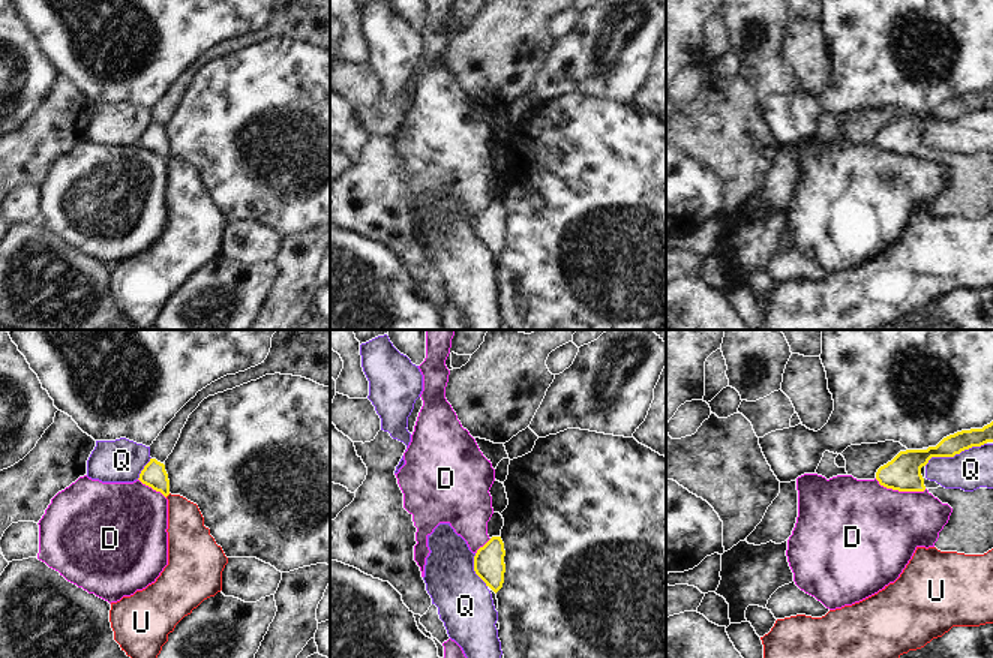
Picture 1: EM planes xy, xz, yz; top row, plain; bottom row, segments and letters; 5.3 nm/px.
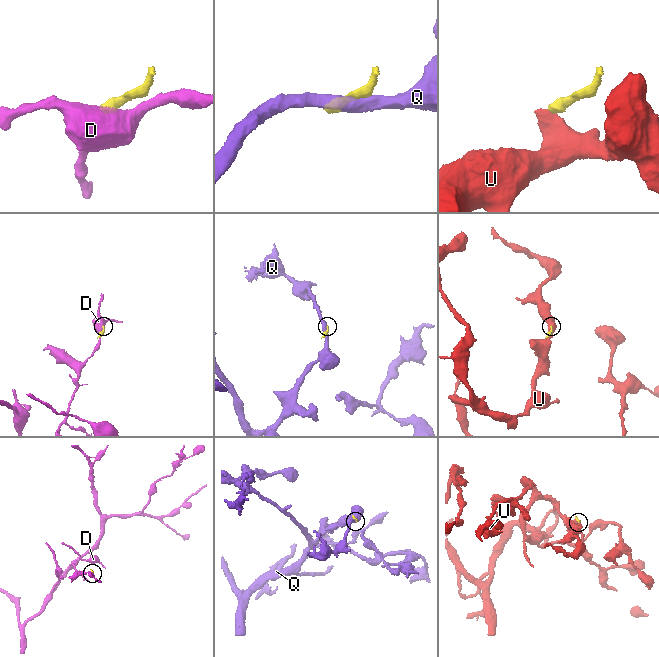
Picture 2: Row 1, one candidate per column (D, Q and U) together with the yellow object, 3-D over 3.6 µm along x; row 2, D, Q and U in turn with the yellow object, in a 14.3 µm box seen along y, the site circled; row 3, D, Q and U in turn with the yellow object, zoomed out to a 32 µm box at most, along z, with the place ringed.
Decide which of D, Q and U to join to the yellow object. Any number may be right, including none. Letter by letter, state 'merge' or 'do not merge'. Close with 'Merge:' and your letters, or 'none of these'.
D: do not merge
Q: do not merge
U: do not merge
Merge: none of these

